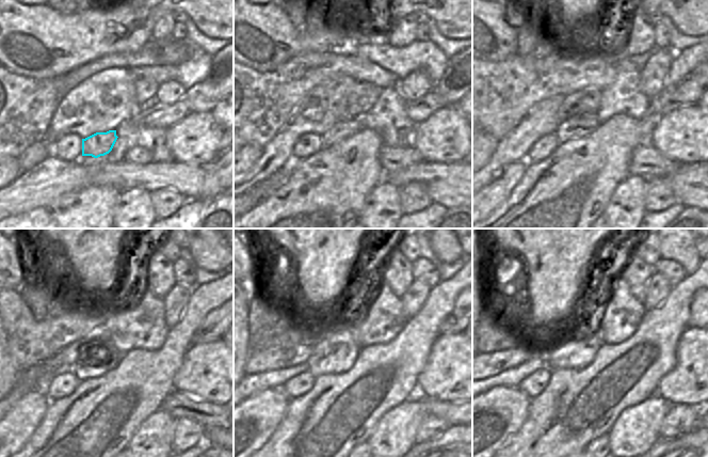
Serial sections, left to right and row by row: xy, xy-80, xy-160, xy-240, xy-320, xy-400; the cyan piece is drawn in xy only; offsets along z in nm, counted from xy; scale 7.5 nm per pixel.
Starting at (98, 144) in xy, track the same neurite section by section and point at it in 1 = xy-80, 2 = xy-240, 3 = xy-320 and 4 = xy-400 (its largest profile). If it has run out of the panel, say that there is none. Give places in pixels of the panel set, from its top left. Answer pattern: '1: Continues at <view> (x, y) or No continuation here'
1: Continues at xy-80 (340, 130)
2: Continues at xy-240 (94, 366)
3: Continues at xy-320 (336, 353)
4: Continues at xy-400 (576, 350).

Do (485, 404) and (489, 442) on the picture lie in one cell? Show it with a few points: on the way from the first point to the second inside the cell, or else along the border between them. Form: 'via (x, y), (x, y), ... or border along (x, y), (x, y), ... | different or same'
via (485, 413), (485, 432) | same

